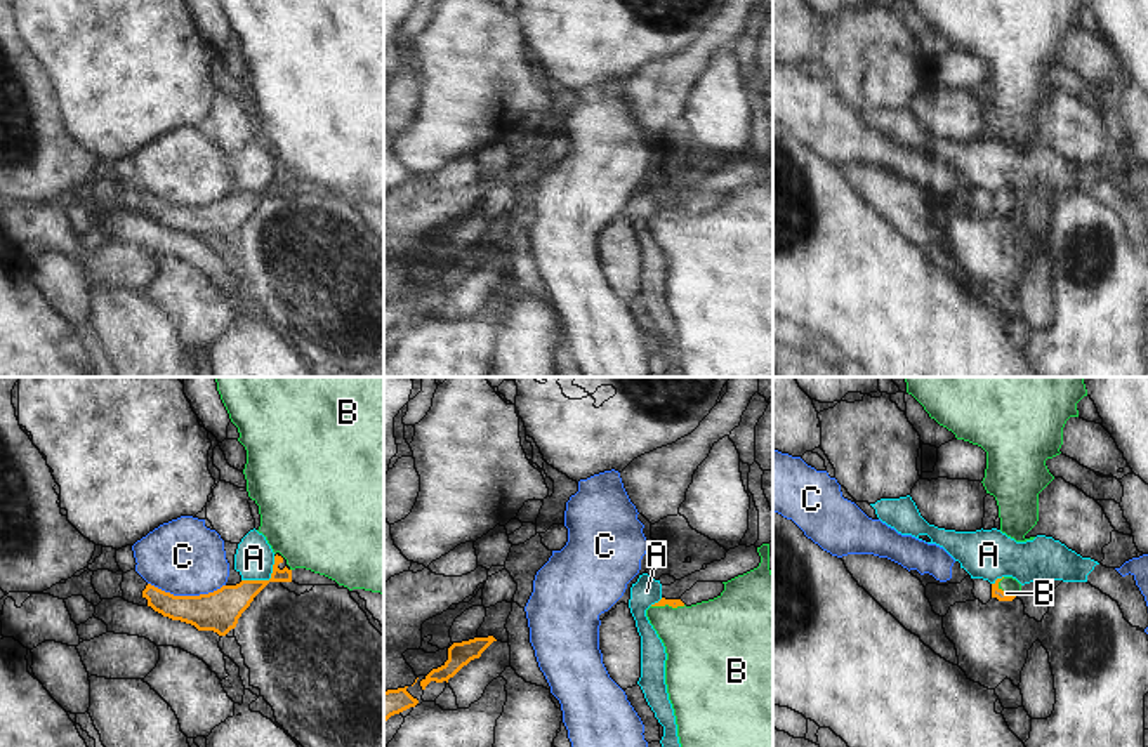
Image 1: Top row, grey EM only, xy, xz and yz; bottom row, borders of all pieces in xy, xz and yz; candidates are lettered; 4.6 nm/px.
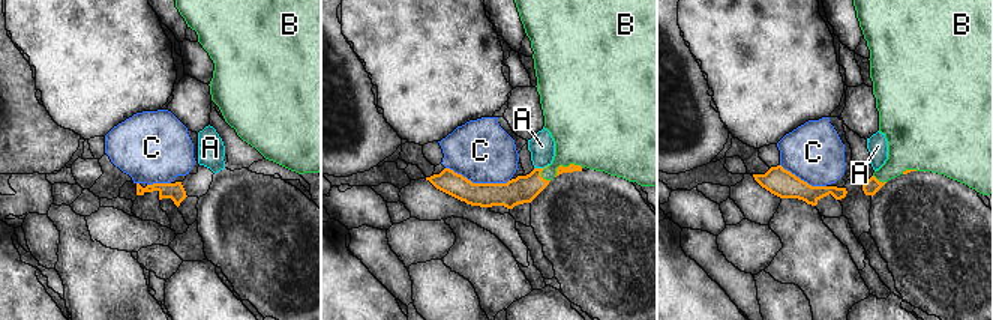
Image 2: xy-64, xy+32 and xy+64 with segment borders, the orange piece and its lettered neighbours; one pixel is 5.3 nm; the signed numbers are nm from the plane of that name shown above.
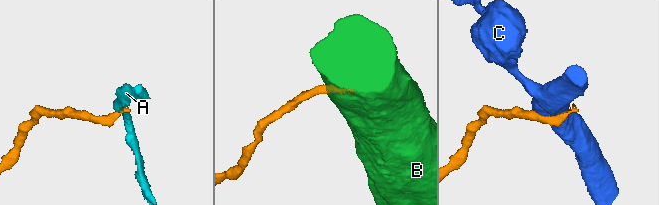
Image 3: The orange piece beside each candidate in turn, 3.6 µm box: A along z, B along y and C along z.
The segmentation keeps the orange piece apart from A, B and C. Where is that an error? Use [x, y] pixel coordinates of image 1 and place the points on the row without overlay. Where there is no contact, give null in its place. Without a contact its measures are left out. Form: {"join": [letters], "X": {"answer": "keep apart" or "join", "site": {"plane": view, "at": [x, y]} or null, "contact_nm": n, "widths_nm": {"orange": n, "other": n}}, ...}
{"join": ["B"], "A": {"answer": "keep apart", "site": {"plane": "xy", "at": [266, 191]}, "contact_nm": 200, "widths_nm": {"orange": 180, "other": 180}}, "B": {"answer": "join", "site": {"plane": "xz", "at": [667, 214]}, "contact_nm": 160, "widths_nm": {"orange": 50, "other": 360}}, "C": {"answer": "keep apart", "site": {"plane": "xy", "at": [186, 207]}, "contact_nm": 360, "widths_nm": {"orange": 190, "other": 360}}}

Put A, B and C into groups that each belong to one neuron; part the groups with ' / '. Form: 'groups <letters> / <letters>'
groups A / B / C

